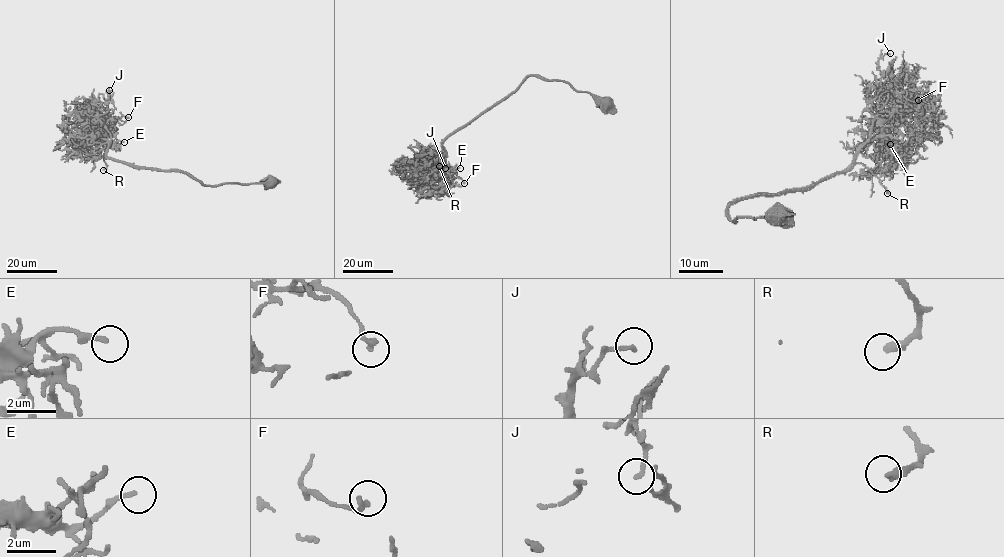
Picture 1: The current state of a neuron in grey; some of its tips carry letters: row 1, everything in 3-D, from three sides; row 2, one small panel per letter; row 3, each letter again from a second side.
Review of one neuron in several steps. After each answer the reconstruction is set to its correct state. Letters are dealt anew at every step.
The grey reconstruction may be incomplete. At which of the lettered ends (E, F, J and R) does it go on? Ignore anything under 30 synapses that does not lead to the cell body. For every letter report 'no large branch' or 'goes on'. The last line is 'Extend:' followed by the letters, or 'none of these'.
E: no large branch
F: no large branch
J: no large branch
R: goes on
Extend: R

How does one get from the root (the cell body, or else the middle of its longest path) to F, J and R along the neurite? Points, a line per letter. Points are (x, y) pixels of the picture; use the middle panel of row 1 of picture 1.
F: (606, 104), (564, 82), (528, 75), (443, 142), (447, 156), (439, 167), (464, 183)
J: (606, 104), (564, 82), (528, 75), (513, 92), (443, 142), (447, 156), (435, 168), (444, 161), (445, 168)
R: (606, 104), (564, 82), (528, 75), (513, 92), (443, 142), (439, 156), (443, 164), (439, 166)

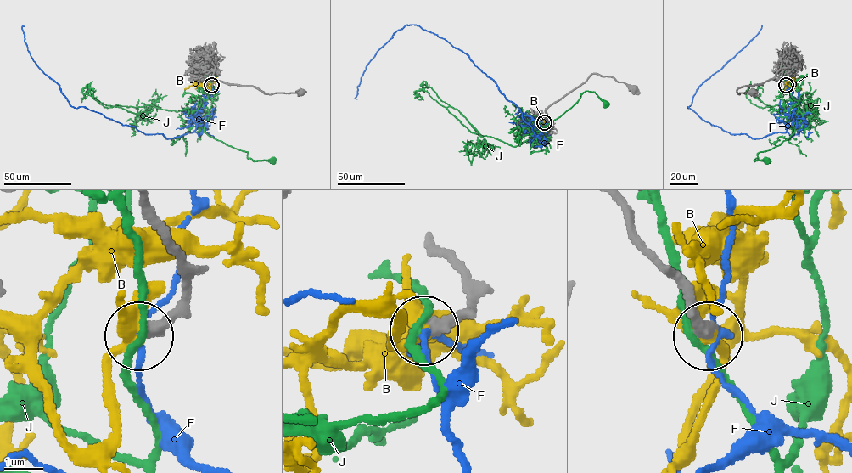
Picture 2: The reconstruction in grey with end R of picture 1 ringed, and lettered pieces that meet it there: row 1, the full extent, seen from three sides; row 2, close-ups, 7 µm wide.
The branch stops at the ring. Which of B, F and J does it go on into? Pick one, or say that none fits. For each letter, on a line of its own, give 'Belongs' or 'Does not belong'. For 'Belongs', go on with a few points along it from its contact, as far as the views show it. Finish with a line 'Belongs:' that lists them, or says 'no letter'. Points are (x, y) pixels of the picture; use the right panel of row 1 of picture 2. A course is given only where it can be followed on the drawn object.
B: Belongs. Its course: (786, 85), (787, 82), (789, 86), (793, 83), (801, 90)
F: Does not belong
J: Does not belong
Belongs: B

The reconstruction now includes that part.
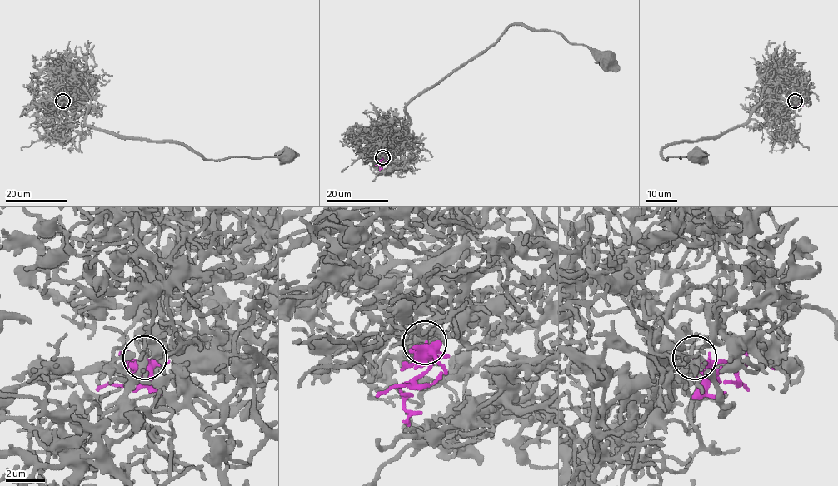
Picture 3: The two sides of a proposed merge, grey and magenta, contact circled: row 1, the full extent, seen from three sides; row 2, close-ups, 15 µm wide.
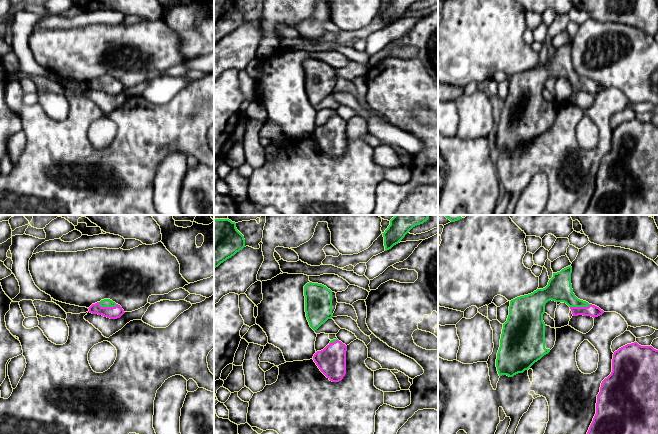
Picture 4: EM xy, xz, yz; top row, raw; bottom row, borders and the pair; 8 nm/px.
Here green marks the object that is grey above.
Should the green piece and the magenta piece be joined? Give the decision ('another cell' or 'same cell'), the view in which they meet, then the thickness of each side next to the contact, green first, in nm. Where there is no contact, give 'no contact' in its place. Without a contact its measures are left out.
same cell; meets green in xy; 60 nm thick on the green side, 100 nm on the other

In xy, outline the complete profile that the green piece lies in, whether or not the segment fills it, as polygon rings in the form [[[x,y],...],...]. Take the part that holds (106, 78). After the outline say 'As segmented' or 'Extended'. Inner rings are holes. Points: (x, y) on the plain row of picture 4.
[[[104,75],[92,80],[89,84],[90,89],[102,91],[110,95],[120,94],[125,88],[122,83],[110,75]]]. Extended

